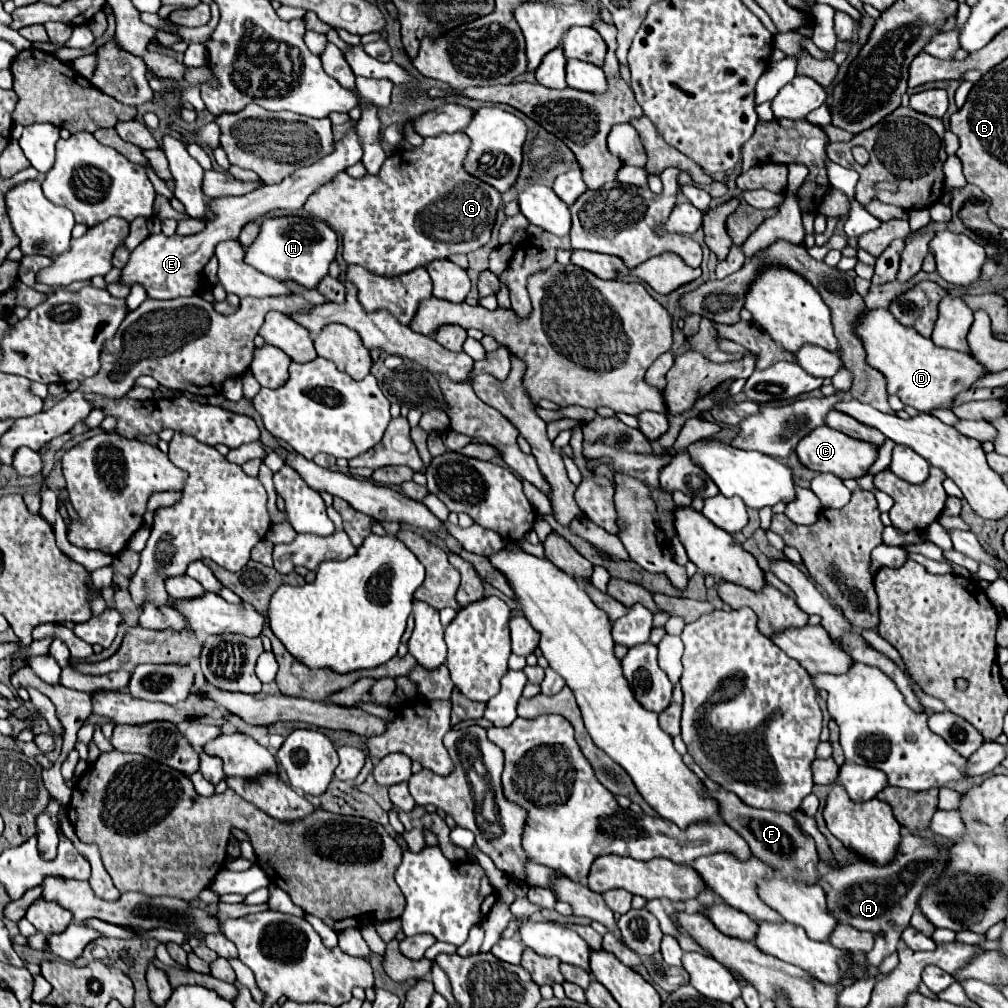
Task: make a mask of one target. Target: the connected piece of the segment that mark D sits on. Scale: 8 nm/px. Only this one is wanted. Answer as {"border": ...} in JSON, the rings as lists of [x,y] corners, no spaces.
{"border":[[[886,308],[864,310],[852,332],[866,348],[866,364],[886,376],[888,392],[896,394],[906,406],[914,406],[920,412],[950,408],[954,396],[968,390],[984,374],[982,364],[978,364],[970,354],[936,346],[914,328],[902,326]]]}

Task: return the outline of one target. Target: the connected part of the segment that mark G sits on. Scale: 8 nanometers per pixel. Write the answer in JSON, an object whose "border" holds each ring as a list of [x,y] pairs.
{"border":[[[460,132],[424,138],[424,144],[420,148],[414,148],[410,152],[394,152],[394,156],[384,162],[378,176],[366,174],[364,178],[352,178],[346,172],[336,174],[328,184],[310,194],[304,210],[310,216],[328,222],[338,234],[342,234],[346,264],[358,264],[378,276],[398,276],[418,266],[426,266],[434,258],[474,252],[490,240],[496,210],[502,200],[500,192],[476,180],[462,168],[468,146],[468,136]]]}

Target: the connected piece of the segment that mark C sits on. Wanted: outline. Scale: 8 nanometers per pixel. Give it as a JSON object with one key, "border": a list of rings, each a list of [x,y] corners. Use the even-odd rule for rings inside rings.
{"border":[[[820,426],[814,432],[810,432],[808,436],[804,436],[798,442],[794,452],[796,452],[798,460],[806,468],[810,468],[814,472],[830,472],[830,474],[836,474],[842,480],[846,480],[846,478],[860,478],[872,466],[872,462],[878,458],[878,452],[876,452],[876,448],[872,444],[848,438],[846,434],[836,432],[836,430],[828,428],[828,426]]]}

